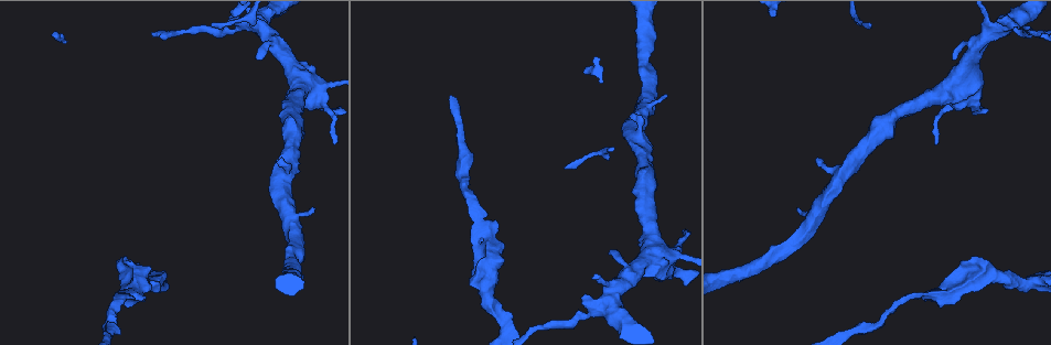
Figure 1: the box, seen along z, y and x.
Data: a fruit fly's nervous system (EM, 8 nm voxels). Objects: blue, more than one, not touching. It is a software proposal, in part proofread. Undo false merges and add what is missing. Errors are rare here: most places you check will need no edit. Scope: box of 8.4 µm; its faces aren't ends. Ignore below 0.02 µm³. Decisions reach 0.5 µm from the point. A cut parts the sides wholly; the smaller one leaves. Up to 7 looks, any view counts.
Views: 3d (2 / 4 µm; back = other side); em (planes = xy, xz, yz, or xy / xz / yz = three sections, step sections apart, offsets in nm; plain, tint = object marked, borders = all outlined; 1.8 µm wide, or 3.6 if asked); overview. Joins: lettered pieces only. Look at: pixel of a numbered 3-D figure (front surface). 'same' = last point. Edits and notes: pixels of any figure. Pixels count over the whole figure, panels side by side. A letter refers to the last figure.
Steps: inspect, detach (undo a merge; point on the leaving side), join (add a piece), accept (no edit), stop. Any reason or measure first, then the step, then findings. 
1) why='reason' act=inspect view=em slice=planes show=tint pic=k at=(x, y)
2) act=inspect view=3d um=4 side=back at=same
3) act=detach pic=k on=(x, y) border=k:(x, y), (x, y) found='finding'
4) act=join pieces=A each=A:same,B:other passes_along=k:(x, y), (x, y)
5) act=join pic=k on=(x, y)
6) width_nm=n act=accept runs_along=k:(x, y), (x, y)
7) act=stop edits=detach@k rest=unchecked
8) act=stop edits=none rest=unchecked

why='thick end' act=inspect view=em slice=planes show=borders pic=1 at=(630, 116)

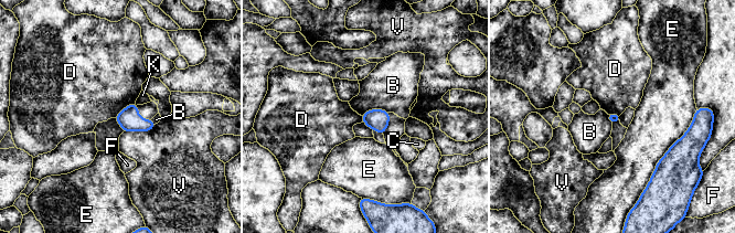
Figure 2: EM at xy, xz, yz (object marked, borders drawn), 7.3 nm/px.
act=accept each=B:other,C:other,D:other,E:other,F:other,K:other,V:other found='none of them fits'

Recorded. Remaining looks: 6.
why='calibre changes' act=inspect view=3d um=2 pic=1 at=(955, 291)

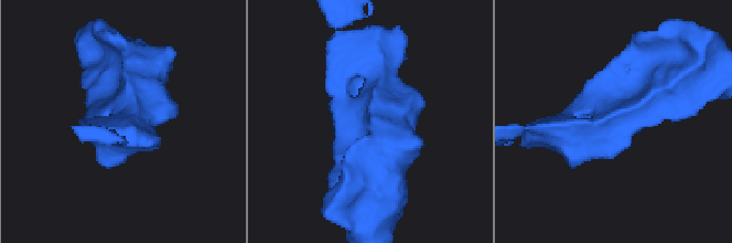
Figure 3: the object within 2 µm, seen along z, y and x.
act=inspect view=em slice=planes show=tint pic=3 at=(611, 120)

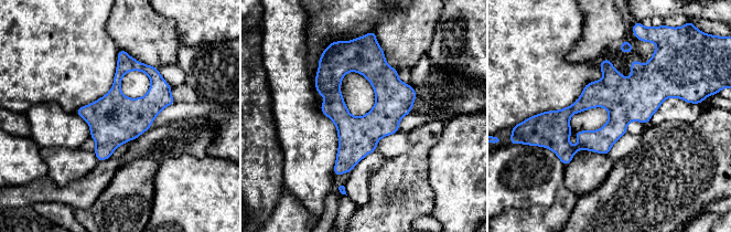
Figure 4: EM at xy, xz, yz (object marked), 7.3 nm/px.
act=inspect view=em slice=planes show=borders at=same

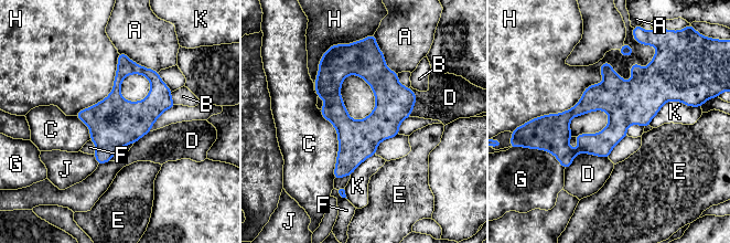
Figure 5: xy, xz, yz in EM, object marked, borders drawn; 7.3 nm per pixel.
act=accept each=A:other,B:other,C:other,D:other,E:other,F:other,G:other,H:other,J:other,K:other found='all the same cell'

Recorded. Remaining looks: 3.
why='four or more arms meet' act=inspect view=em slice=planes show=borders pic=1 at=(608, 301)

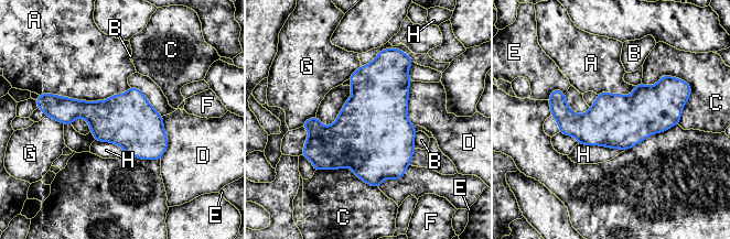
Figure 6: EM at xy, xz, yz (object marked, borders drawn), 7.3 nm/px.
width_nm=400 act=accept each=A:other,B:other,C:other,D:other,E:other,F:other,G:other,H:other border=6:(578, 143), (600, 144), (624, 150) found='one cell here'

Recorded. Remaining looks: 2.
act=stop edits=none rest=unchecked

